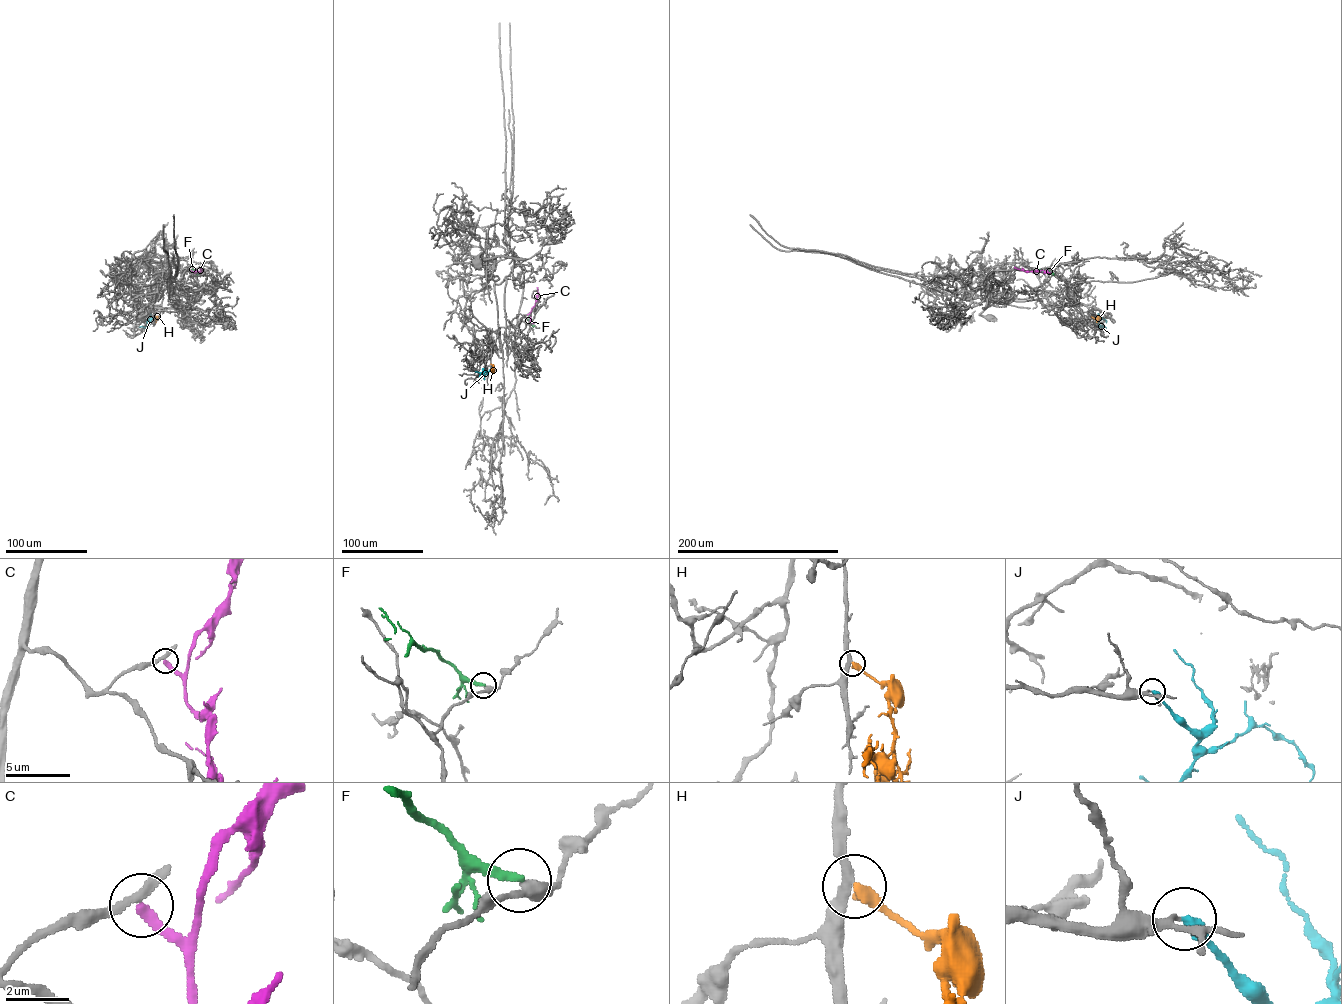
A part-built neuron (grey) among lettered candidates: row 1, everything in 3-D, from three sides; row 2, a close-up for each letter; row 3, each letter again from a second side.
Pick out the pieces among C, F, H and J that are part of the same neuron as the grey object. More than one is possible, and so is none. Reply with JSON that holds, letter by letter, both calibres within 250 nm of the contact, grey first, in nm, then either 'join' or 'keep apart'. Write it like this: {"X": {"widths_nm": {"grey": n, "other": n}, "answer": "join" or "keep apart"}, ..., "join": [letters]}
{"C": {"widths_nm": {"grey": 200, "other": 240}, "answer": "keep apart"}, "F": {"widths_nm": {"grey": 360, "other": 280}, "answer": "keep apart"}, "H": {"widths_nm": {"grey": 280, "other": 380}, "answer": "keep apart"}, "J": {"widths_nm": {"grey": 180, "other": 400}, "answer": "join"}, "join": ["J"]}

